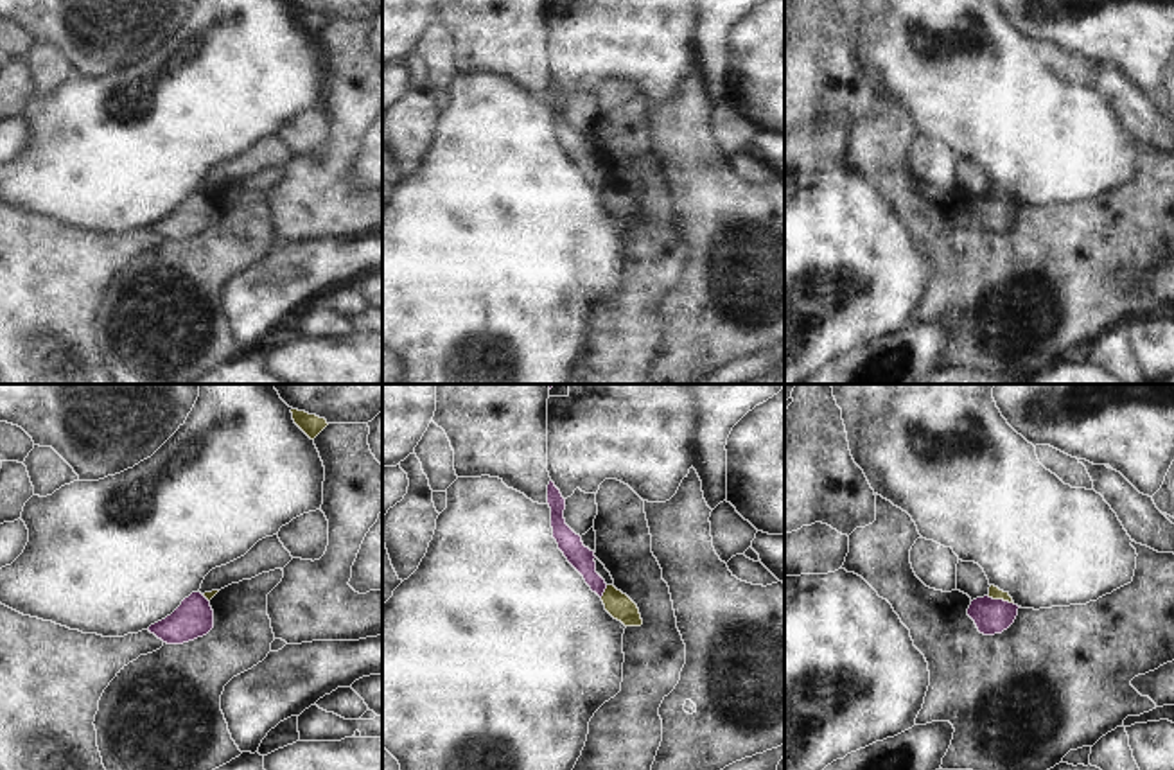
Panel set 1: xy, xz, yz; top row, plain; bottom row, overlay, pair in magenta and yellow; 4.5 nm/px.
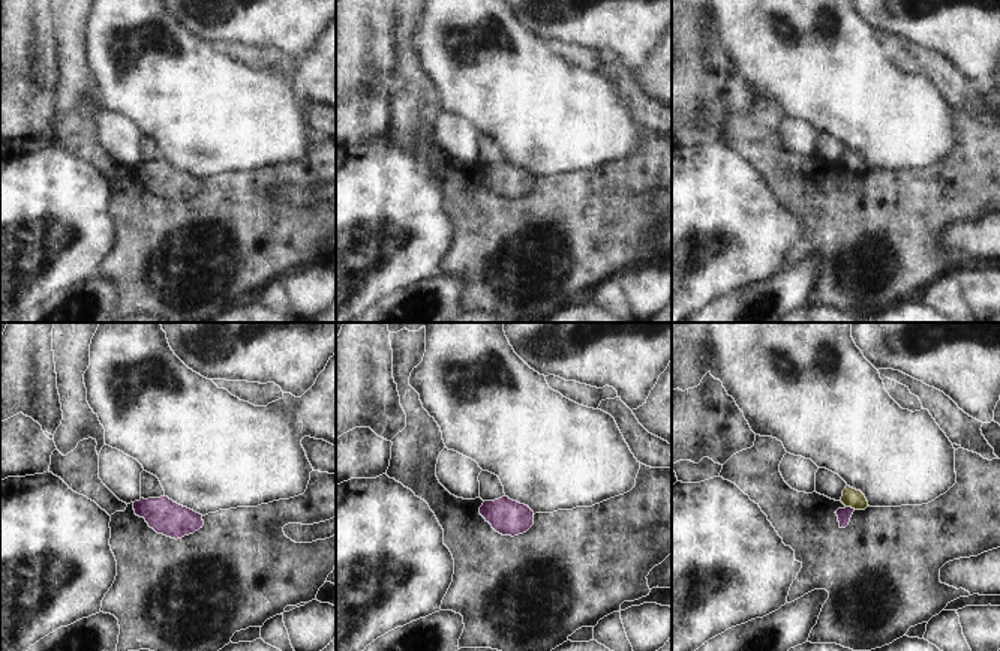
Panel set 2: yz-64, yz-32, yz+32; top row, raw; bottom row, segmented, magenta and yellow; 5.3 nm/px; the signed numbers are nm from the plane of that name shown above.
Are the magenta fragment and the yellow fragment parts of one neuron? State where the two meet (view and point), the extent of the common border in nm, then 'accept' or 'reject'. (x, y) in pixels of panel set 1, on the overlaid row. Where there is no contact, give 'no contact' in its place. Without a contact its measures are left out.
yz (1000, 600) | 130 nm | reject

